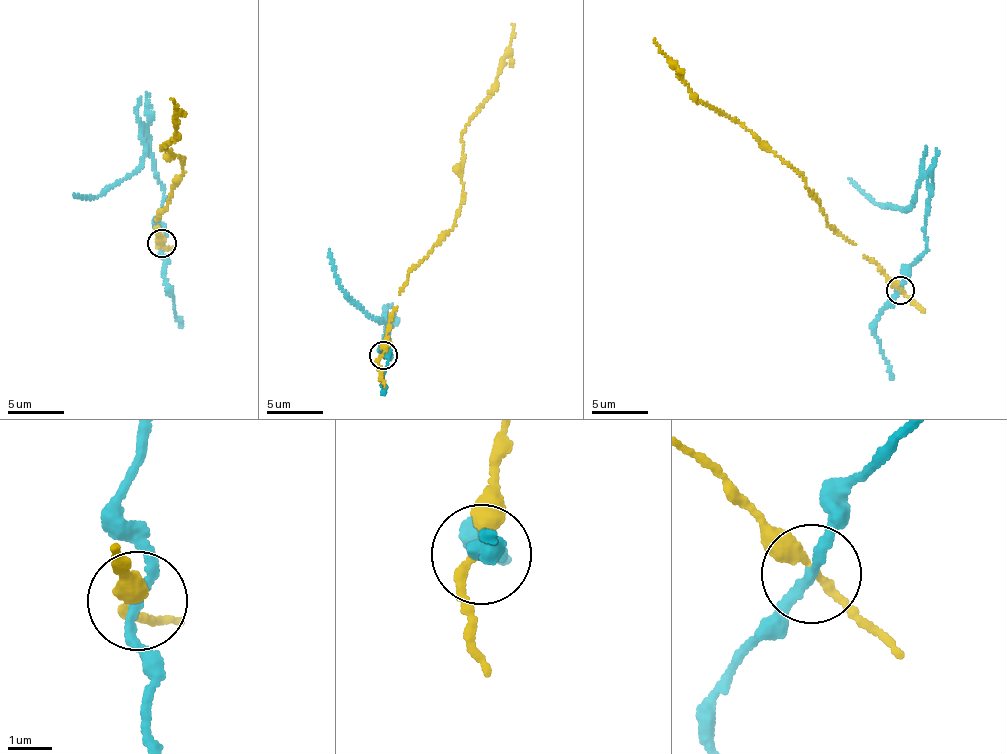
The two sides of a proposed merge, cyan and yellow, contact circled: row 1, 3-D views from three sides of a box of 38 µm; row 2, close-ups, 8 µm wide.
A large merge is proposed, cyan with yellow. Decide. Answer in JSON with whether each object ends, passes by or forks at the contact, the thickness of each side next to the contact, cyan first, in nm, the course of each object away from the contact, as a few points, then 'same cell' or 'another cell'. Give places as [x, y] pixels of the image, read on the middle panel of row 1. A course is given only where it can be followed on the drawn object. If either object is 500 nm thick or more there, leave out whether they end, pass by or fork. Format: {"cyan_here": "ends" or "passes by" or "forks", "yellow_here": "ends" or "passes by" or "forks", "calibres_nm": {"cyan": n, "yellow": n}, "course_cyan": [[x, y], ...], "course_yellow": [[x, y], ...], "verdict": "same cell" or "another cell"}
{"cyan_here": "passes by", "yellow_here": "passes by", "calibres_nm": {"cyan": 200, "yellow": 240}, "course_cyan": [[383, 355], [389, 323], [342, 289], [329, 249]], "course_yellow": [[383, 355], [390, 313], [409, 272], [454, 222], [463, 186], [461, 133], [496, 81], [505, 55], [511, 24]], "verdict": "another cell"}

